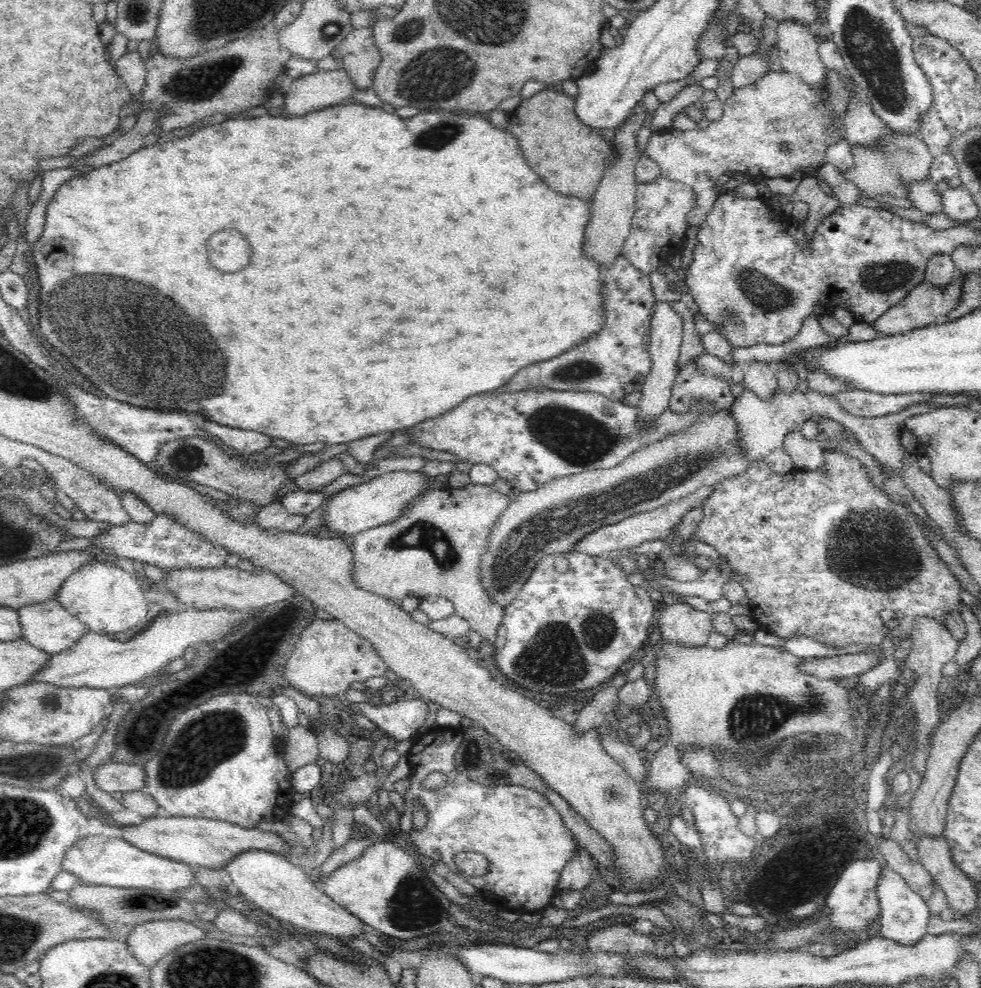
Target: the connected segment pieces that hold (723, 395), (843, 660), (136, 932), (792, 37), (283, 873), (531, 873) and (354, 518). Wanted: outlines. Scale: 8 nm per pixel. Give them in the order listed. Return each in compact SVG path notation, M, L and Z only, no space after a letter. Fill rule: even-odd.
M692 358L678 369L668 407L672 411L685 413L694 399L702 399L704 403L710 401L714 407L725 409L734 403L736 393L737 390L725 380L702 374L695 366L695 358Z
M882 653L806 657L797 669L804 674L815 674L818 678L830 680L830 678L861 675L878 665L880 660L882 660Z
M156 920L138 924L127 938L127 950L146 968L154 967L164 956L182 946L206 938L206 931L192 922Z
M798 20L779 23L777 45L783 70L796 74L809 86L822 88L828 71L818 54L818 42L810 27Z
M258 849L245 850L237 854L237 857L234 857L224 868L226 872L229 872L233 882L232 887L235 890L243 894L248 901L252 901L252 903L256 904L256 907L262 909L264 913L274 917L274 919L278 919L278 921L288 923L294 926L294 928L307 929L314 934L324 934L334 938L355 938L364 934L364 932L371 931L377 936L380 935L376 930L372 930L372 928L364 925L348 910L339 906L334 900L331 900L319 885L315 884L311 879L308 879L308 876L306 876L306 873L302 871L300 866L288 861L286 857L280 855L280 853L272 853Z
M436 726L425 734L421 734L411 747L407 759L411 766L412 779L409 789L403 796L404 810L400 816L400 833L409 832L411 840L417 846L418 855L430 856L435 861L444 862L454 874L458 874L460 878L474 885L486 902L495 905L496 908L507 909L518 915L542 913L543 909L549 907L554 899L556 893L554 888L558 884L562 869L571 856L580 849L580 845L565 825L557 808L554 808L543 794L520 785L500 785L485 789L482 783L474 782L462 773L455 772L452 758L456 750L463 745L464 738L465 735L459 728ZM432 772L447 774L446 784L438 790L424 789L421 785L424 778ZM416 800L426 808L427 812L427 822L421 830L417 830L412 825L412 812L414 812ZM456 852L484 854L489 862L489 871L482 876L466 875L456 866L454 861Z
M419 470L386 472L365 484L346 488L332 496L332 500L325 502L322 526L327 526L327 530L336 532L336 534L353 536L358 532L392 522L401 517L403 510L409 507L412 500L420 498L426 490L448 489L449 485L440 487L438 483L434 483L432 477L427 477Z

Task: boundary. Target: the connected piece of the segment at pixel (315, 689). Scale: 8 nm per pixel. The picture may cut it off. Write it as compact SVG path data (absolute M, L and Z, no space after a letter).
M316 618L304 632L299 636L298 642L295 644L295 649L291 652L288 660L285 662L285 675L284 678L305 695L311 697L322 695L326 698L342 698L350 688L352 682L365 682L368 678L374 676L390 675L389 666L381 659L371 642L368 642L364 637L358 633L350 630L339 619L328 620Z

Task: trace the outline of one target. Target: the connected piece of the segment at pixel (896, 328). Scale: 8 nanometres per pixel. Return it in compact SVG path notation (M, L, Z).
M961 273L946 288L936 288L933 284L924 280L904 300L898 302L896 306L892 306L890 310L887 310L871 324L877 330L877 336L904 334L914 329L938 323L941 318L944 318L946 314L956 308L959 298L962 296L962 281L963 275Z

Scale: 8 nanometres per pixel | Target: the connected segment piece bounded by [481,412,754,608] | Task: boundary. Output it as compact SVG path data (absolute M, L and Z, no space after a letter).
M716 412L684 433L633 453L614 468L565 476L534 492L521 493L491 526L486 554L482 556L482 586L492 602L506 608L542 558L572 552L575 542L589 532L670 505L704 486L714 487L726 478L742 474L752 462L742 453L736 418Z

